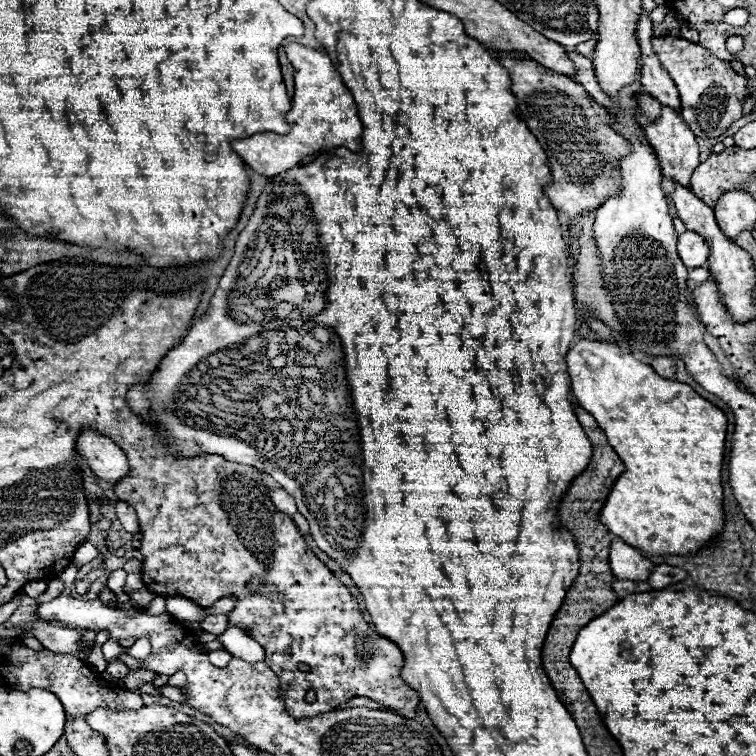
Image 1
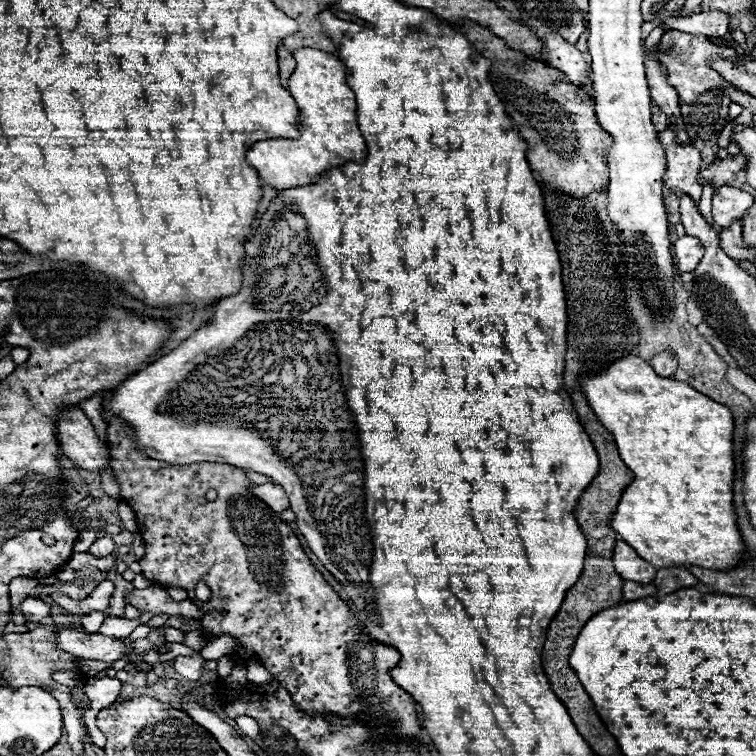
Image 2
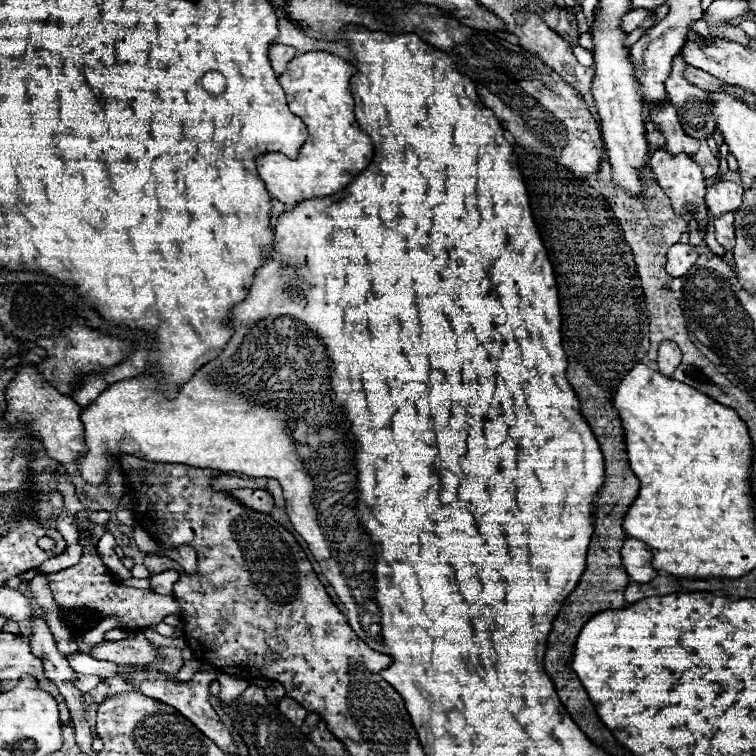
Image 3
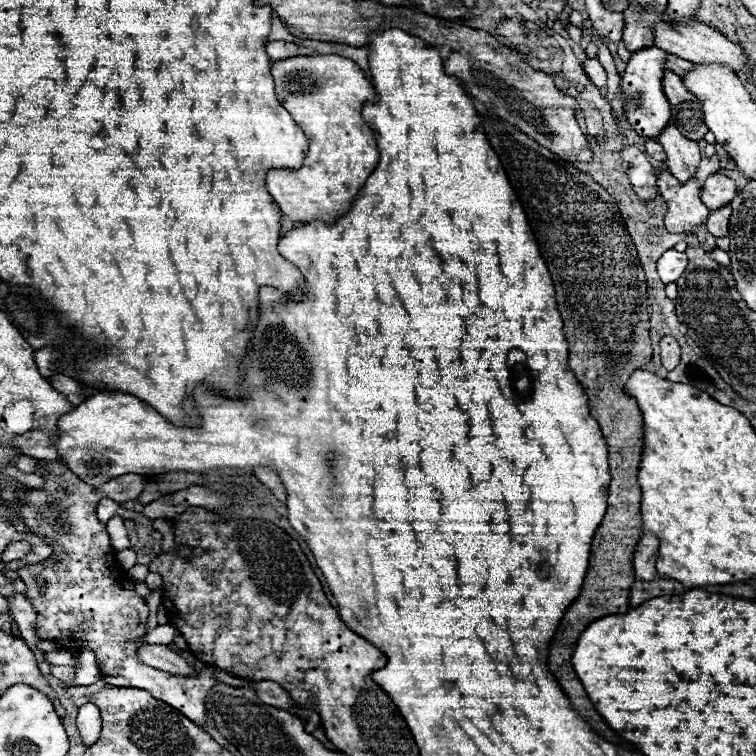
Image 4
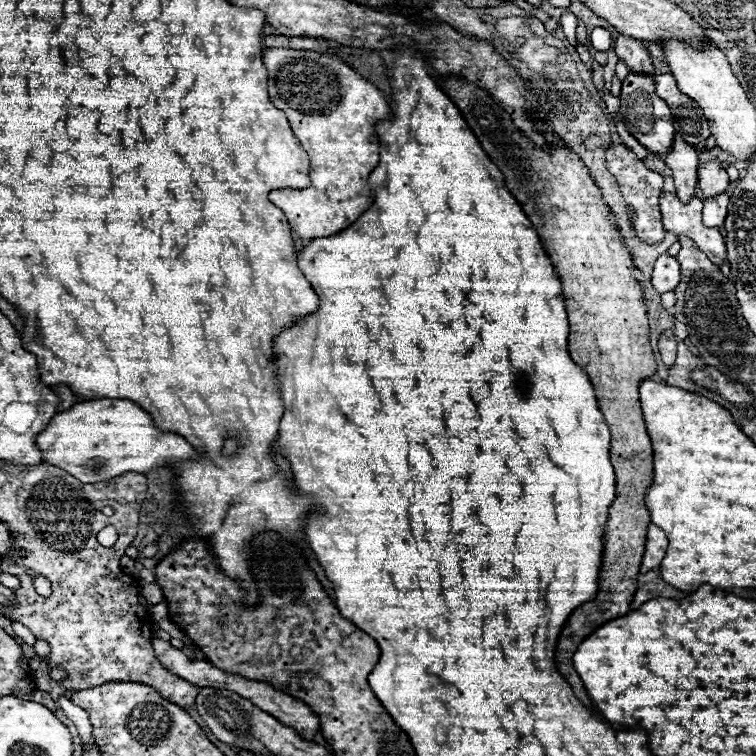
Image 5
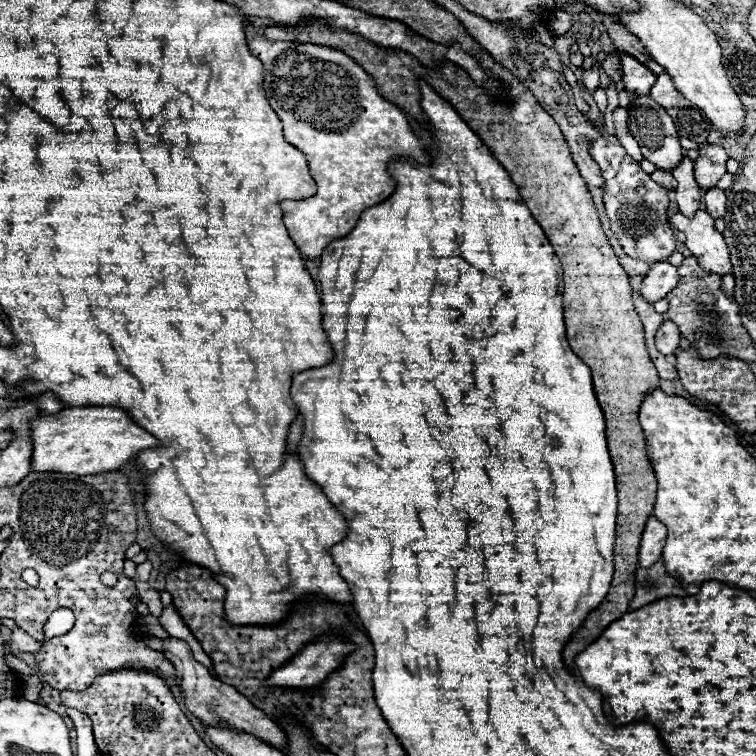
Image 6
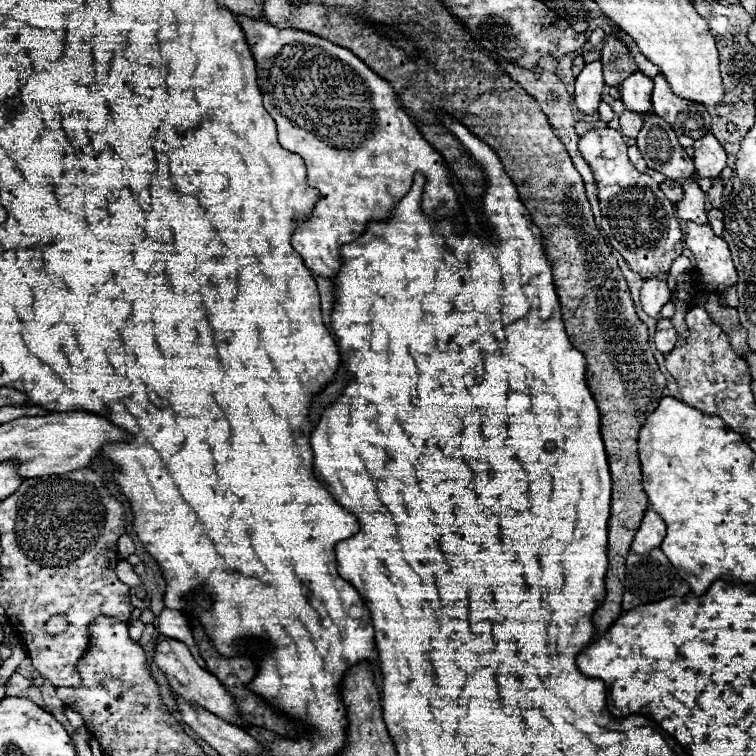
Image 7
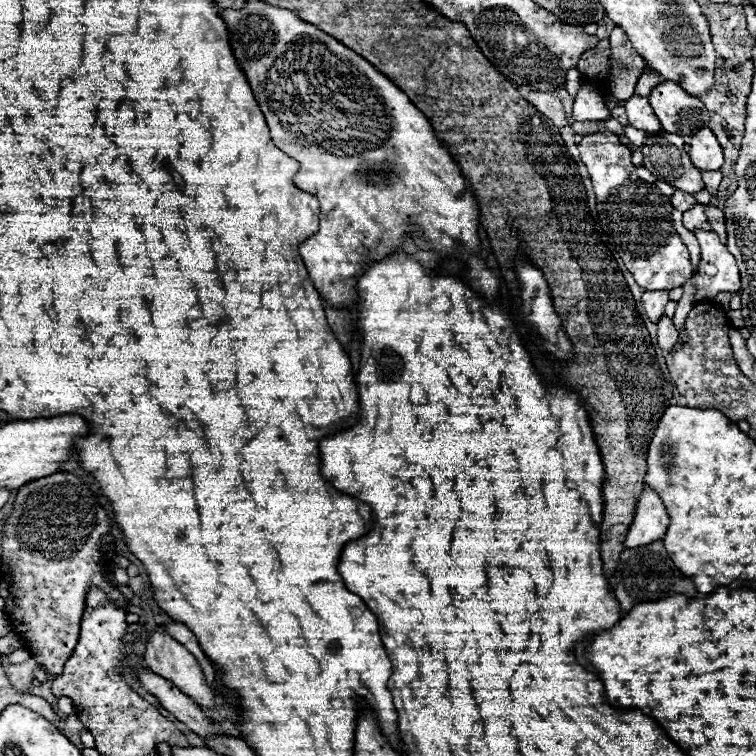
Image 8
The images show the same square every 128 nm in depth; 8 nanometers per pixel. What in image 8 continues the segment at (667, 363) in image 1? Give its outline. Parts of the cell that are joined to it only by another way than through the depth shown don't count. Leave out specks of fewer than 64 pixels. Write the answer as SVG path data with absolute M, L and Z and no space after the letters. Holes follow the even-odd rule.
M662 316L658 322L658 346L662 350L672 350L678 342L678 330L672 324L672 318Z

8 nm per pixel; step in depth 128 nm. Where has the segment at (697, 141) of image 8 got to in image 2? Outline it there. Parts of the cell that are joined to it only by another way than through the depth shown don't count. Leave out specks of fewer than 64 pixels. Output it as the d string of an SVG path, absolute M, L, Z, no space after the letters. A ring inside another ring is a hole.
M734 186L716 188L712 198L712 212L714 212L716 226L728 228L732 222L740 220L752 204L754 204L754 198L740 188L734 188Z

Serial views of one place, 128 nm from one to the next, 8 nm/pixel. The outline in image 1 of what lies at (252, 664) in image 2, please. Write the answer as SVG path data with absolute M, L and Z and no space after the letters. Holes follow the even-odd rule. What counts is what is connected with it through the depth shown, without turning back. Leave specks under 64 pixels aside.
M228 626L220 636L218 642L222 644L222 650L230 652L236 658L242 658L250 664L262 662L264 660L264 648L252 640L244 630L236 628L236 626Z

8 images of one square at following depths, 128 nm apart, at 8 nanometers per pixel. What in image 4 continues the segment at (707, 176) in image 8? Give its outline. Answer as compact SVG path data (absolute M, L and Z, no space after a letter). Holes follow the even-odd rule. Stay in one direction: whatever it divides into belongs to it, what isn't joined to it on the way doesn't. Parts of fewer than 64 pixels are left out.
M730 206L718 208L716 212L710 212L706 218L706 230L714 234L716 238L728 234L728 218L730 218Z

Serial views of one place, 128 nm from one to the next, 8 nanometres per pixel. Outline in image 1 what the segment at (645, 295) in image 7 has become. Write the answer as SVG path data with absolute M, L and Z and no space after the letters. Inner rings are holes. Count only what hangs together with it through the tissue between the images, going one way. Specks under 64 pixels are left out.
M684 232L678 236L678 254L688 270L700 268L708 258L708 244L696 232Z

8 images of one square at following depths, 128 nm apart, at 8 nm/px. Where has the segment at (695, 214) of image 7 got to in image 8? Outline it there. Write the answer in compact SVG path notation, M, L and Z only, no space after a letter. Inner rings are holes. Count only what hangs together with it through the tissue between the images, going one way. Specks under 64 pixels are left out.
M696 204L692 210L684 212L684 220L682 220L684 222L684 228L688 228L690 232L694 232L694 230L704 230L704 232L712 230L712 226L708 224L708 220L704 216L704 208L706 206Z

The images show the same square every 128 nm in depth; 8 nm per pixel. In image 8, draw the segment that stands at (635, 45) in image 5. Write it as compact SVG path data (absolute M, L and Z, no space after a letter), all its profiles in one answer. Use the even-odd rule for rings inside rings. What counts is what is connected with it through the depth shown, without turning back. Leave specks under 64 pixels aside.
M632 96L630 100L626 100L626 114L628 114L628 122L638 128L644 130L646 134L656 134L662 130L654 110L648 104L648 98L640 98L640 96Z

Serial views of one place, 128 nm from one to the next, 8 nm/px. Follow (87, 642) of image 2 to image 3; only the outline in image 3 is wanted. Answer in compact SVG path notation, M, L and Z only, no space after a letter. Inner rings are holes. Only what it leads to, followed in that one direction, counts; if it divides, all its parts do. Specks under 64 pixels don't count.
M142 632L132 634L130 638L118 642L102 642L90 652L90 656L98 660L110 660L114 664L132 664L132 666L148 666L160 662L158 648L150 644Z

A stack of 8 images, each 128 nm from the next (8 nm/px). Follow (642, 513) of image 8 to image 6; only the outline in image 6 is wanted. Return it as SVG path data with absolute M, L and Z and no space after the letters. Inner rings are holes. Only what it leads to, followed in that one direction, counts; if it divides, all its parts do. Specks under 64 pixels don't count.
M650 516L640 540L640 550L638 550L640 566L648 568L662 556L664 540L666 540L666 526L656 516Z

